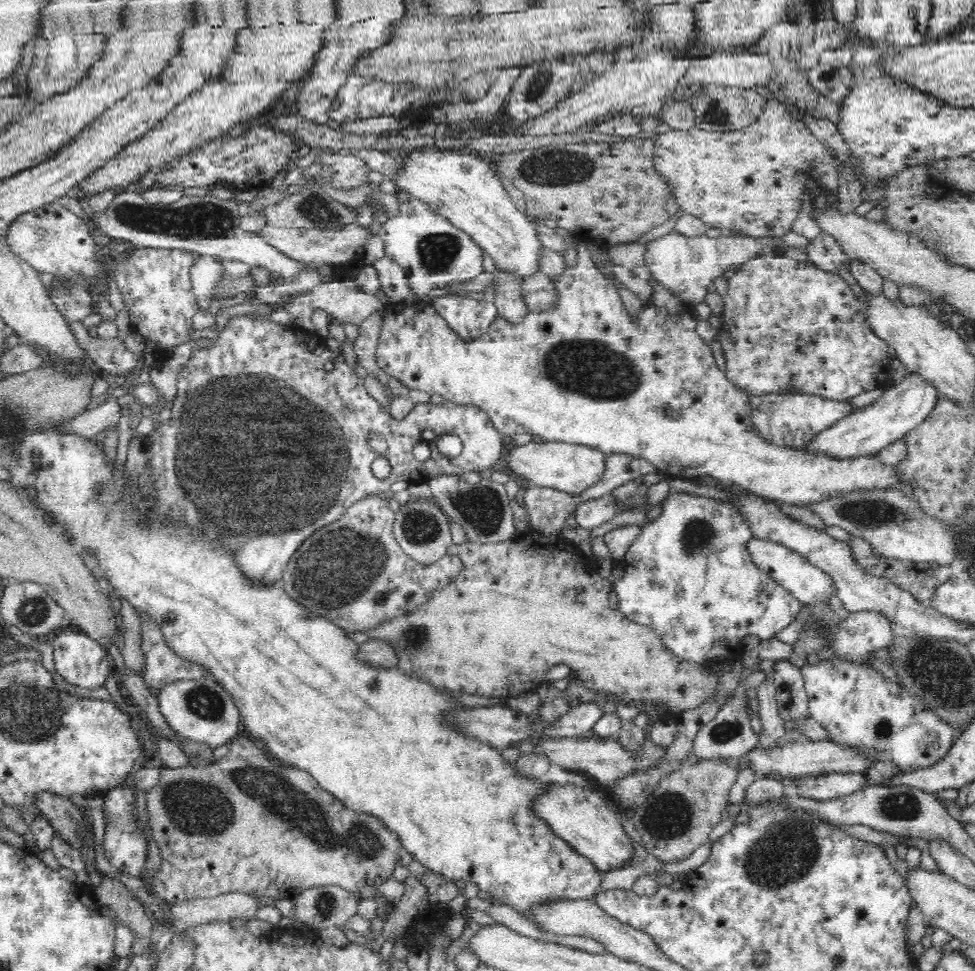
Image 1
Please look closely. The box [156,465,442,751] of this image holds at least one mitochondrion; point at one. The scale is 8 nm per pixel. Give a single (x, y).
(332, 574)

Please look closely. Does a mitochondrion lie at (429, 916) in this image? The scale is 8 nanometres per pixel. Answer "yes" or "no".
no

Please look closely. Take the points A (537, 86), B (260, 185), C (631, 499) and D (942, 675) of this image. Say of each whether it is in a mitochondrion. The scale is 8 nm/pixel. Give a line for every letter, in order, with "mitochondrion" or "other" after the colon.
A: mitochondrion
B: other
C: mitochondrion
D: mitochondrion

